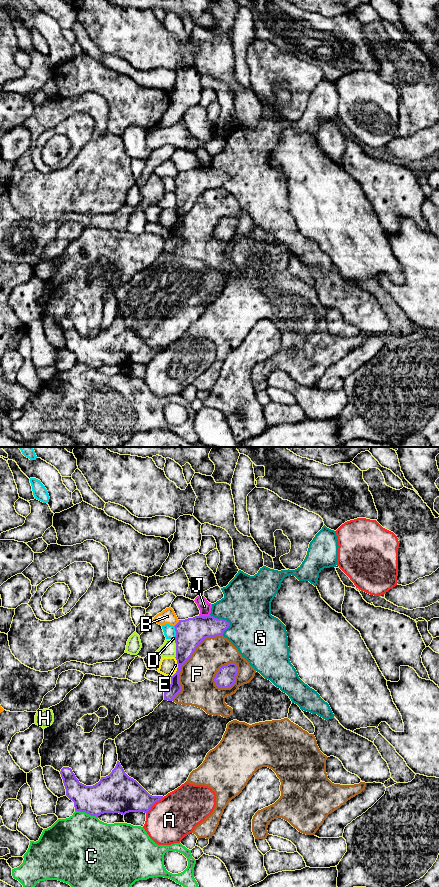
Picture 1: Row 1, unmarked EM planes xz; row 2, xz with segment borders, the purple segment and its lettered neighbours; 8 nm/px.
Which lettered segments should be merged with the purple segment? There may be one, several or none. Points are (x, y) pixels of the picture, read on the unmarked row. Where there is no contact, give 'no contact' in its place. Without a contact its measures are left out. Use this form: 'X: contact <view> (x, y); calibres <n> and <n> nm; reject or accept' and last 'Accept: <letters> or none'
A: contact xz (154, 355); calibres 280 and 360 nm; reject
B: contact xz (177, 175); calibres 220 and 120 nm; reject
C: contact xz (86, 364); calibres 300 and 460 nm; reject
D: contact xz (176, 185); calibres 220 and 100 nm; reject
E: contact xz (178, 219); calibres 200 and 150 nm; reject
F: contact xz (186, 212); calibres 220 and 280 nm; reject
G: contact xz (225, 172); calibres 200 and 380 nm; reject
H: contact xz (176, 201); calibres 220 and 120 nm; reject
J: contact xz (204, 168); calibres 220 and 100 nm; reject
Accept: none

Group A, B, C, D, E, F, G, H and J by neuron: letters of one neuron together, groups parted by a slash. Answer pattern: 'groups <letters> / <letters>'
groups A / B / C / D / E / F / G / H / J

